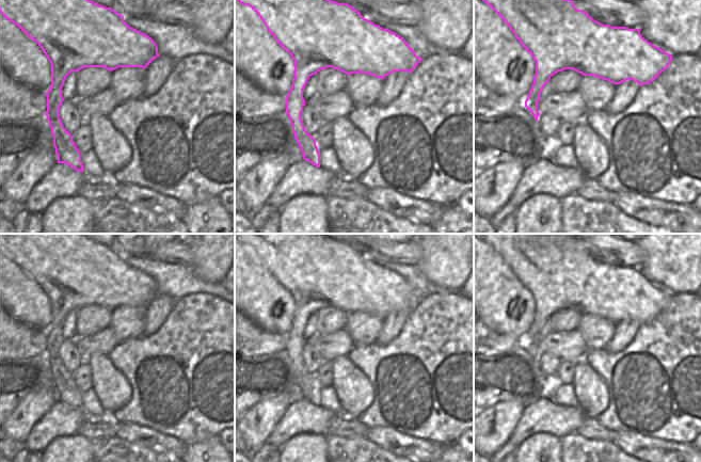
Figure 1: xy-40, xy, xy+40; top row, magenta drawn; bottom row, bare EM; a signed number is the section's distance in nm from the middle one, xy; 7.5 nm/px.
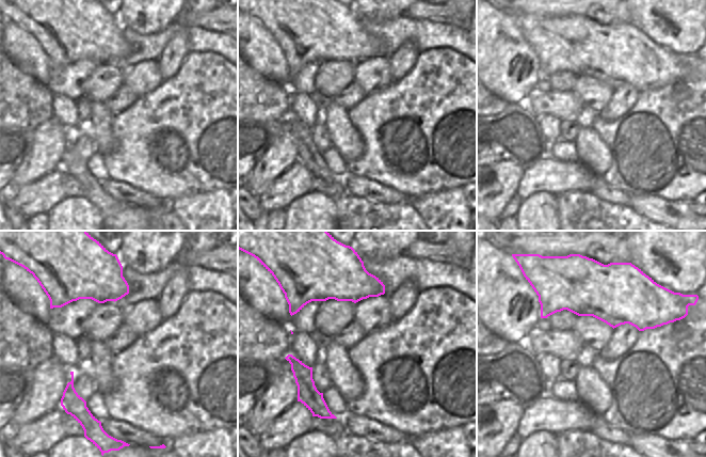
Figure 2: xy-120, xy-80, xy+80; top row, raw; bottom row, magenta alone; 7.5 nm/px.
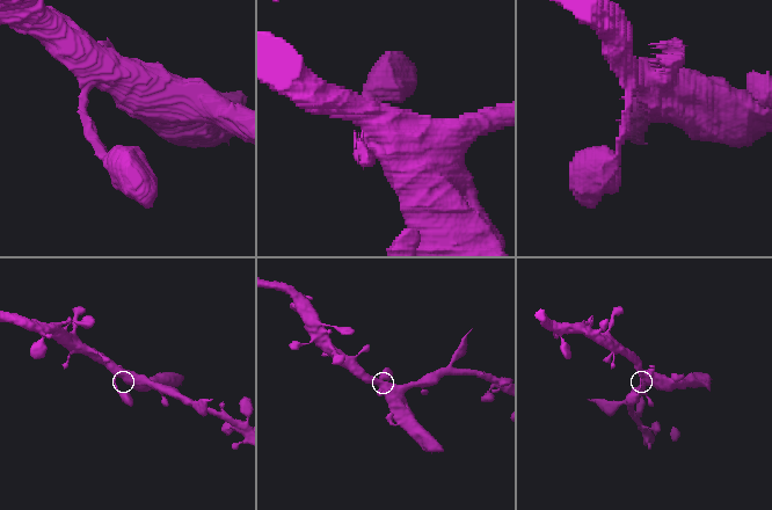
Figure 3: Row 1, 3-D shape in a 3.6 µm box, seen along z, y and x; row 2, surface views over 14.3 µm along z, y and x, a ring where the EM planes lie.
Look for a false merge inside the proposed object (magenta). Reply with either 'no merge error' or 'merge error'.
no merge error

